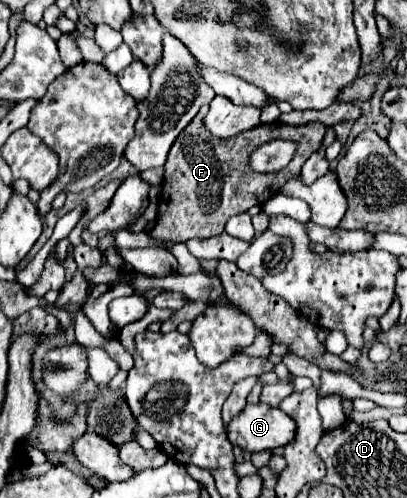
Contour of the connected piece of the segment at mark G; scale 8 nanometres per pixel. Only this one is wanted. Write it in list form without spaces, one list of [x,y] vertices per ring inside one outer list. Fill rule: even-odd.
[[[264,403],[246,405],[246,409],[230,421],[228,439],[232,445],[250,453],[272,451],[296,439],[296,423],[278,407]]]

